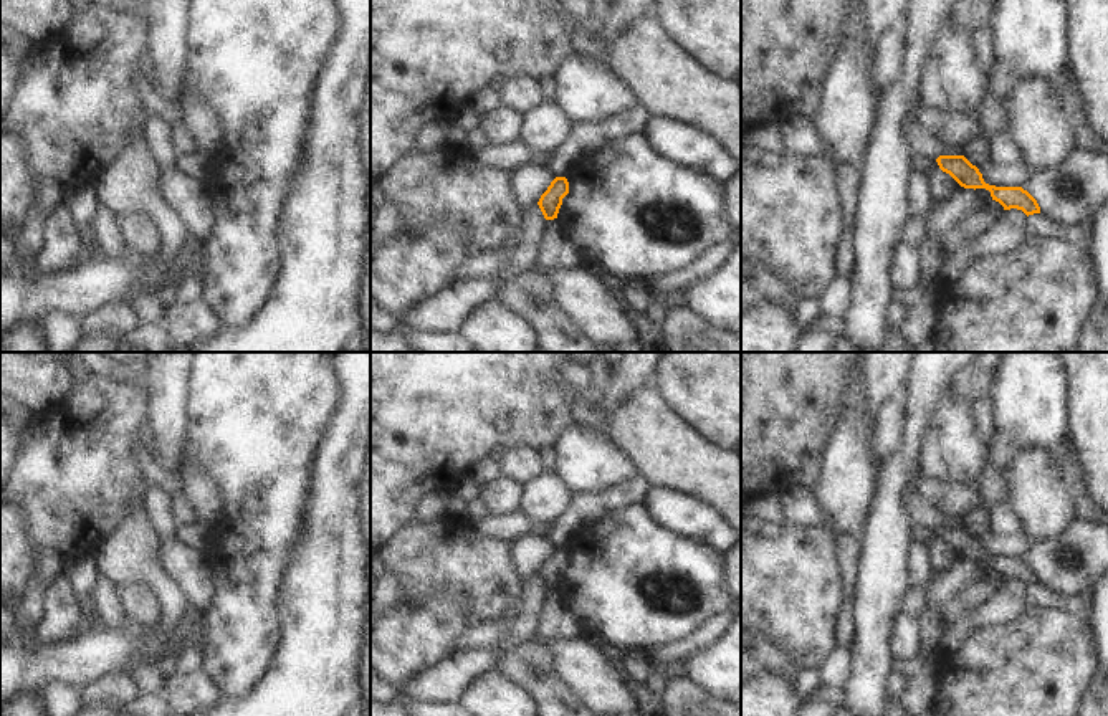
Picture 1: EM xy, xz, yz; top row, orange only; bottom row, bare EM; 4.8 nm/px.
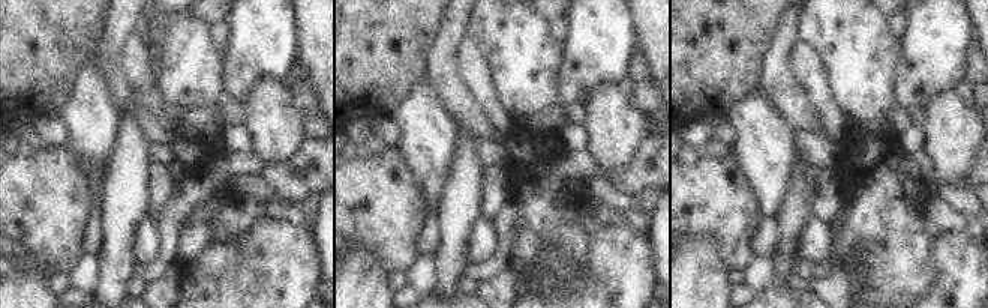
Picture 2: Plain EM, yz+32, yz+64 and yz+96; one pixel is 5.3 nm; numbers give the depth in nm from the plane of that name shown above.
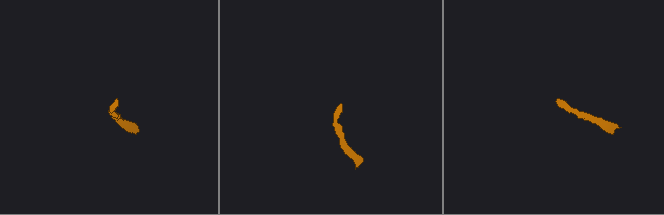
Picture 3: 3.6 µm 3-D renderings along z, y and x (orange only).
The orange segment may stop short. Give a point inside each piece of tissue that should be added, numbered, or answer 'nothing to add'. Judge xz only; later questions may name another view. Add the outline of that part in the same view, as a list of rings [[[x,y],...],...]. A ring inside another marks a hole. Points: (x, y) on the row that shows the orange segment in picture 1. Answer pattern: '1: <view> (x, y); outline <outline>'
nothing to add

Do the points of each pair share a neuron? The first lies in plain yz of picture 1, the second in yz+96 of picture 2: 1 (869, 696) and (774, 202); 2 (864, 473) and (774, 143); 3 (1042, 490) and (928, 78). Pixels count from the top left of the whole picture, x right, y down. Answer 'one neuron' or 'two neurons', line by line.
1: two neurons
2: one neuron
3: two neurons

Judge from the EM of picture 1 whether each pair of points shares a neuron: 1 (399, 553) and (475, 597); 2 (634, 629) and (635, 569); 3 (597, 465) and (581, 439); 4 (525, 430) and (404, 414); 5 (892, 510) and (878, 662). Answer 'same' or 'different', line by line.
1: same
2: same
3: same
4: same
5: same

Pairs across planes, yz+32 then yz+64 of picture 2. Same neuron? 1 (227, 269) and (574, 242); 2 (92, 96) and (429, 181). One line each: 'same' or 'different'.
1: different
2: same

